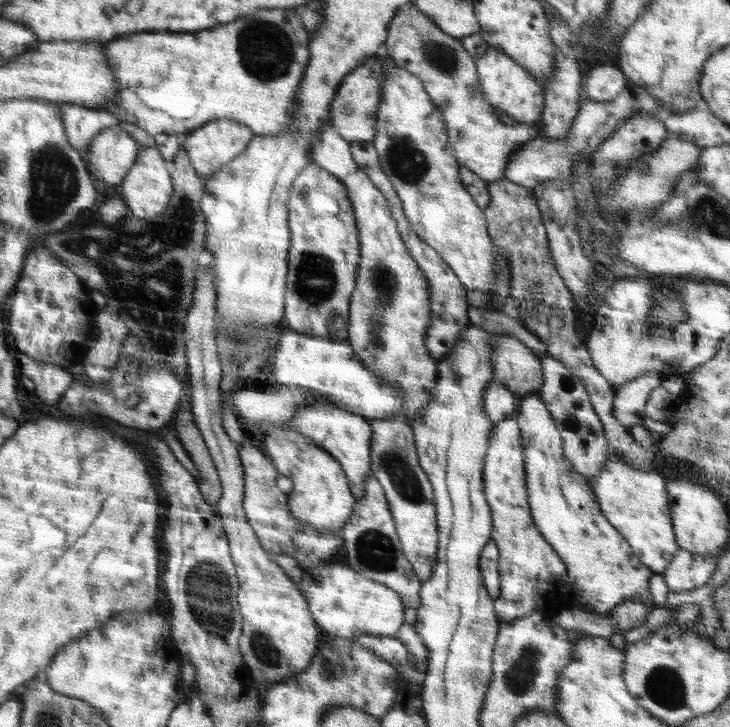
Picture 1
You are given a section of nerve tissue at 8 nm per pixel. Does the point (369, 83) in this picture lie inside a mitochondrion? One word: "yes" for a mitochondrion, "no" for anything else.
no

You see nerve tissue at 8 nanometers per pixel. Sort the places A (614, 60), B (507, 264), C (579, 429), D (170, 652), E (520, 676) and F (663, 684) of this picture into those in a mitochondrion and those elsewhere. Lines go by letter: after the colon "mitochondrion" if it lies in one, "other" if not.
A: other
B: other
C: mitochondrion
D: other
E: mitochondrion
F: mitochondrion

